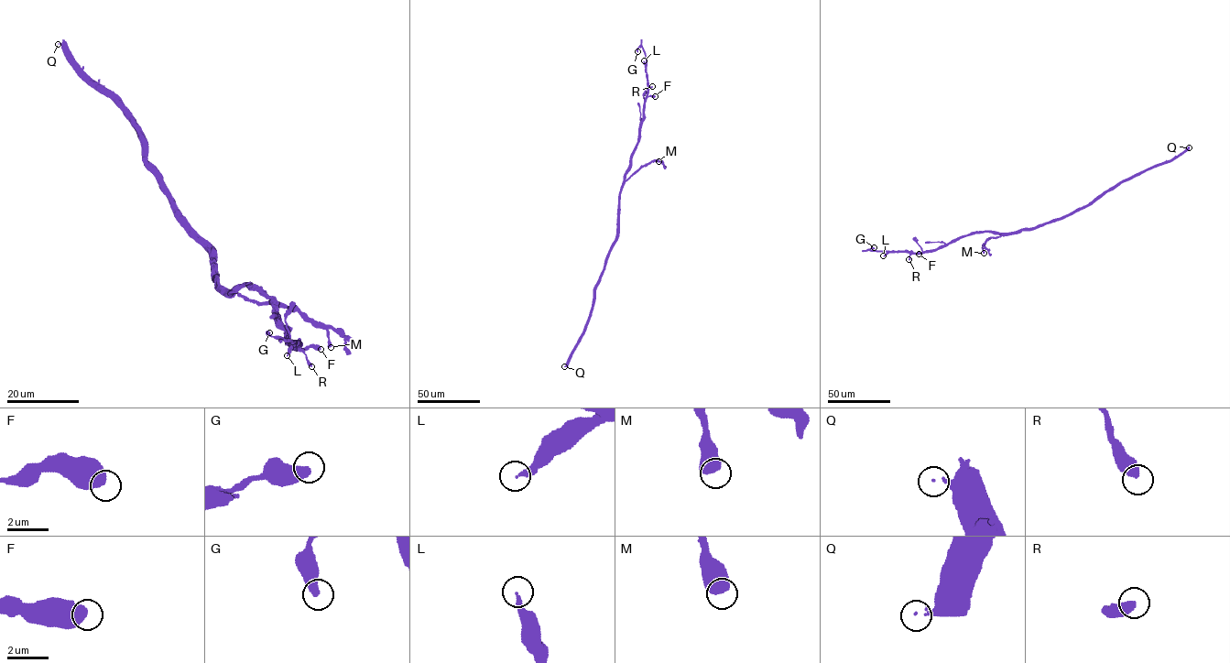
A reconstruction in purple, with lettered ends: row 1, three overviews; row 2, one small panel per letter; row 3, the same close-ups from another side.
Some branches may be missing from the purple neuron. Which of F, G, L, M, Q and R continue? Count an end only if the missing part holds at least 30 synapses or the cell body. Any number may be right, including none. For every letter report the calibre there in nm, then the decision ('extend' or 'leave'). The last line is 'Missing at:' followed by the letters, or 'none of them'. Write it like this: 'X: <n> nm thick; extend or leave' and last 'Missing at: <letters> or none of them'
F: 600 nm thick; leave
G: 480 nm thick; leave
L: 240 nm thick; leave
M: 650 nm thick; leave
Q: 80 nm thick; leave
R: 480 nm thick; leave
Missing at: none of them

